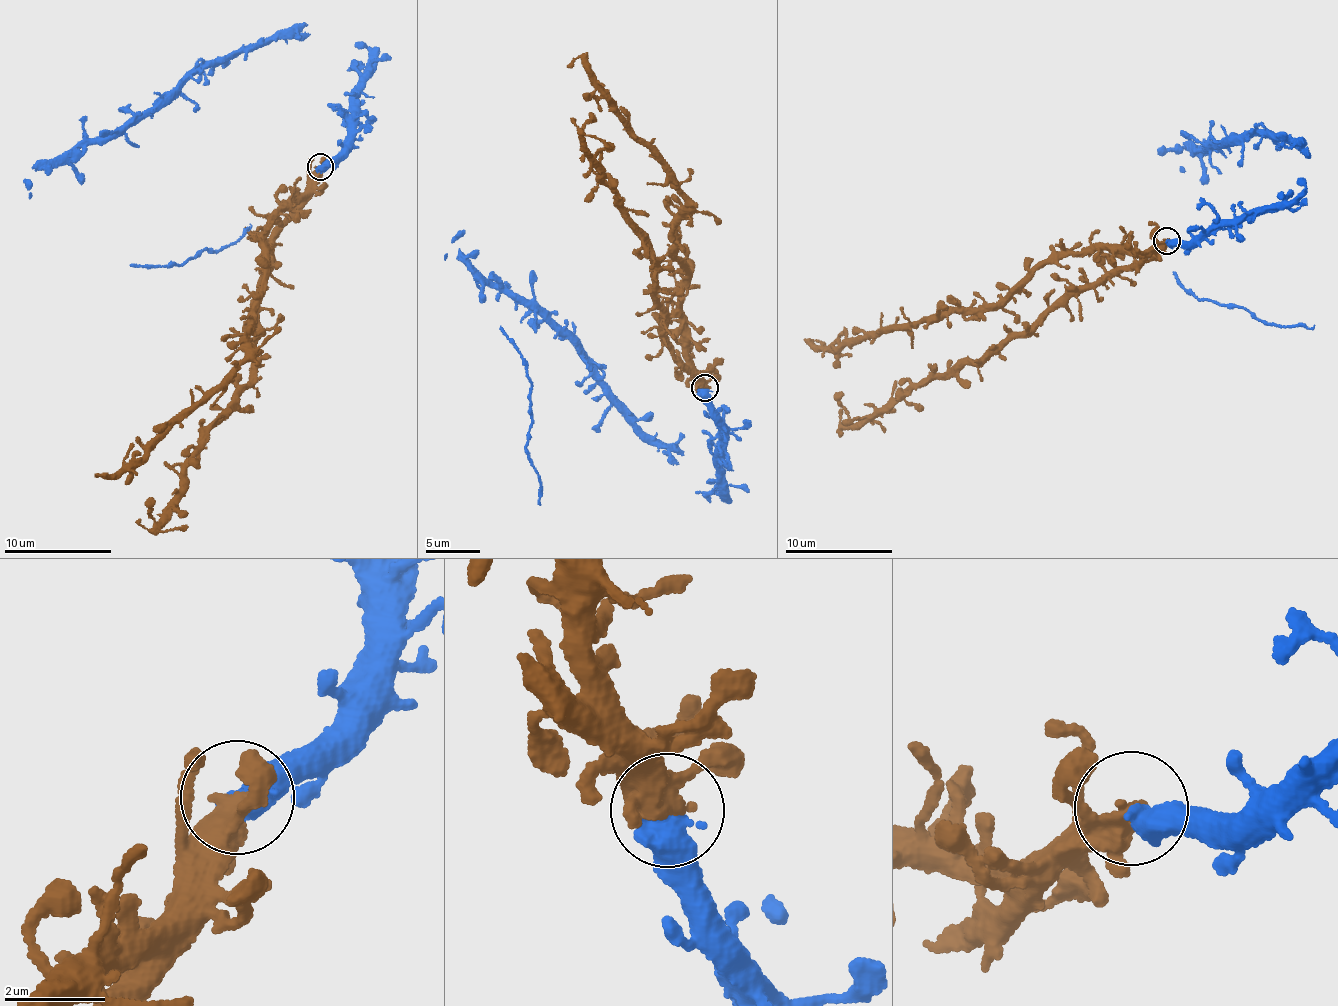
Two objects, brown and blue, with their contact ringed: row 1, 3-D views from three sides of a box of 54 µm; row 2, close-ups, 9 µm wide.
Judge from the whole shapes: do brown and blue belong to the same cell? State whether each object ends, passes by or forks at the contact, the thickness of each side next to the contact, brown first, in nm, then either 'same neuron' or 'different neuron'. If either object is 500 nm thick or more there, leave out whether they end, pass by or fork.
360 nm thick on the brown side, 650 nm on the other; same neuron

